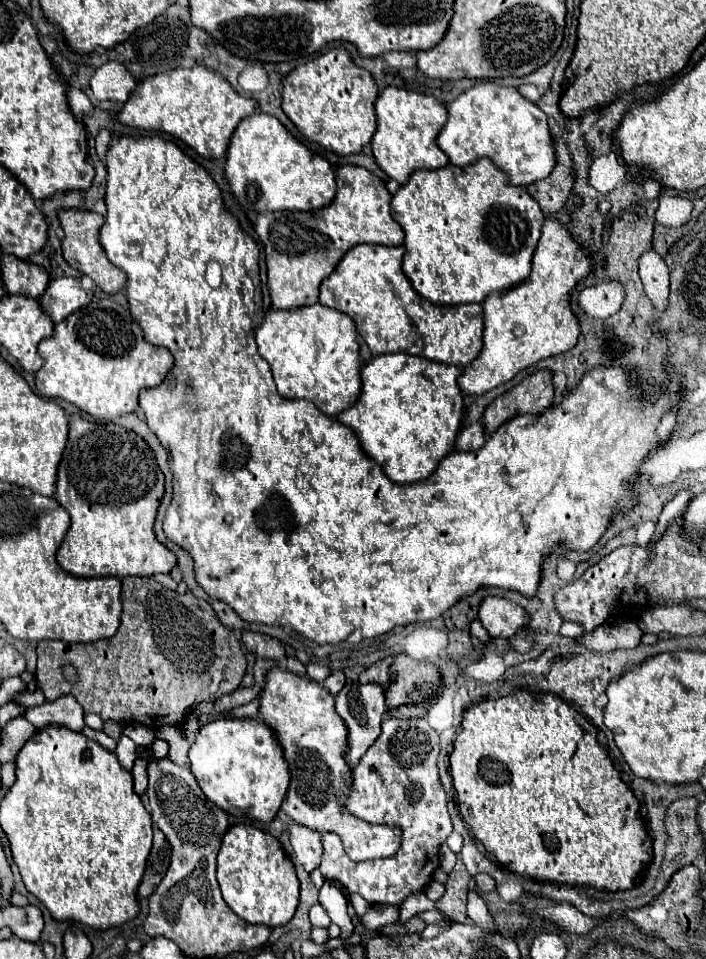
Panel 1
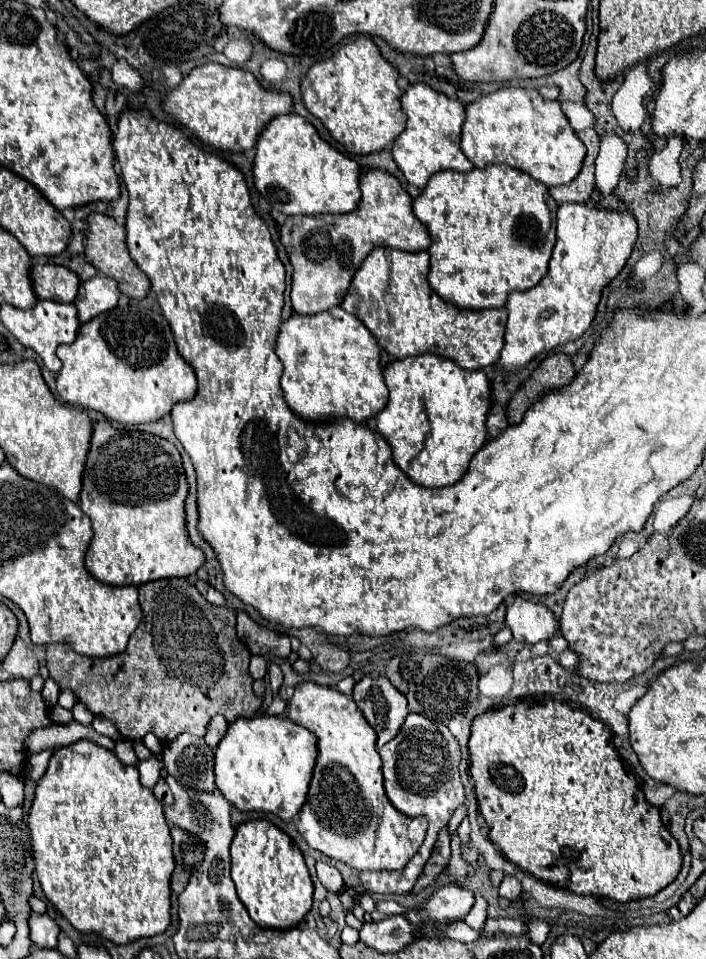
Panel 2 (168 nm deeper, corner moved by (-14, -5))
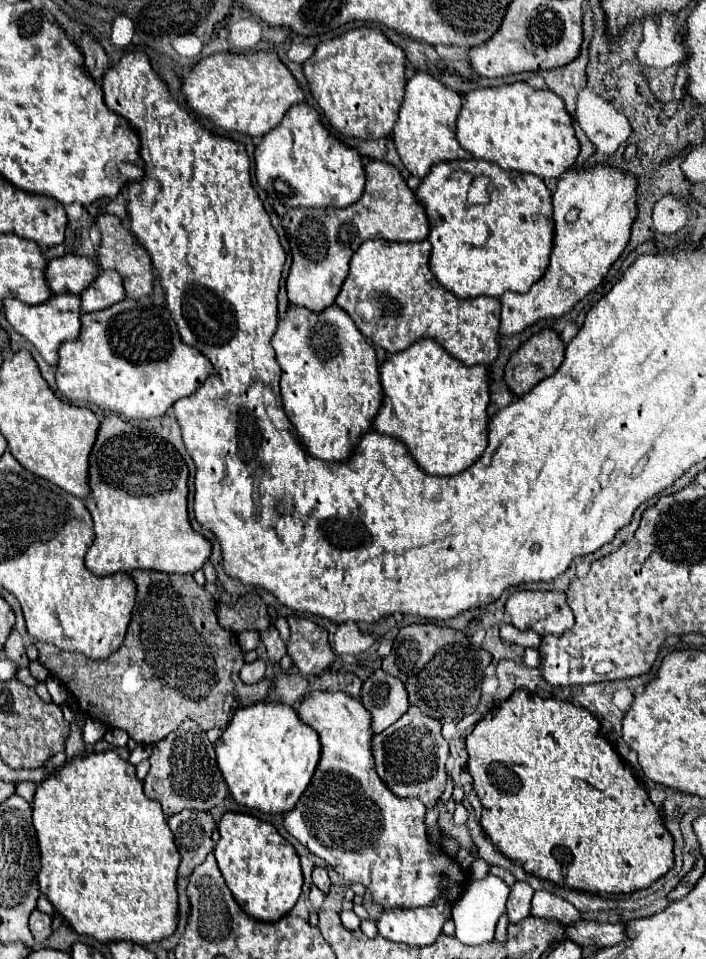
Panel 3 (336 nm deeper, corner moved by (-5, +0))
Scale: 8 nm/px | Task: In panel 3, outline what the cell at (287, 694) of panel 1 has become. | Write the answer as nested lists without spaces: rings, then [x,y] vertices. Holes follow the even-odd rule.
[[[311,690],[295,706],[295,710],[299,718],[319,734],[321,760],[297,806],[285,814],[285,830],[303,846],[307,846],[309,852],[323,858],[341,878],[347,882],[361,882],[383,908],[427,906],[443,888],[447,890],[449,900],[459,898],[465,884],[469,882],[469,872],[463,870],[459,862],[453,862],[447,854],[441,854],[437,848],[433,848],[423,824],[425,806],[417,798],[393,796],[377,776],[371,756],[371,716],[363,708],[361,700],[345,692]]]

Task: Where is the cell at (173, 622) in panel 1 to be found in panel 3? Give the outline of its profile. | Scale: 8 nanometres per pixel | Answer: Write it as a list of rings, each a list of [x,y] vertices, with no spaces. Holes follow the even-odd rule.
[[[135,570],[135,572],[131,572],[131,578],[137,584],[137,598],[135,598],[135,608],[133,608],[133,614],[131,614],[131,624],[127,628],[127,634],[125,634],[125,640],[123,640],[121,648],[113,656],[109,656],[109,660],[89,660],[89,658],[85,658],[85,656],[81,656],[77,652],[61,652],[59,648],[53,648],[53,644],[45,644],[45,642],[37,642],[35,644],[37,650],[39,650],[39,662],[41,662],[41,666],[45,666],[51,676],[59,678],[65,684],[65,688],[73,694],[73,698],[77,700],[77,704],[79,704],[79,708],[81,708],[83,714],[87,714],[91,718],[97,718],[105,726],[125,730],[139,744],[155,744],[159,740],[163,740],[167,734],[171,734],[173,730],[177,730],[179,724],[185,722],[185,720],[195,720],[203,730],[211,730],[215,726],[217,728],[225,728],[237,708],[243,708],[243,706],[261,702],[267,696],[267,690],[271,686],[271,680],[269,682],[259,682],[259,684],[245,684],[239,678],[239,670],[245,664],[243,662],[243,650],[239,646],[239,640],[237,640],[235,634],[223,630],[219,626],[217,614],[215,614],[215,606],[217,606],[215,598],[205,588],[197,586],[191,574],[161,574],[161,572],[153,572],[153,570]]]

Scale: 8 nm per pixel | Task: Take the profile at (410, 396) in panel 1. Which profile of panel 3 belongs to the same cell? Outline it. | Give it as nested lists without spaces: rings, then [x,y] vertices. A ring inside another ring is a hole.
[[[423,338],[407,350],[389,356],[381,364],[379,372],[385,398],[373,420],[373,430],[401,440],[415,464],[431,476],[453,476],[475,464],[487,448],[489,376],[485,366],[465,366],[437,346],[435,340]]]

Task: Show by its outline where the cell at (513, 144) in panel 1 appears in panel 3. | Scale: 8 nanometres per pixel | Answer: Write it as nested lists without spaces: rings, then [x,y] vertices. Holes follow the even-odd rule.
[[[515,82],[465,94],[465,106],[457,118],[457,140],[473,158],[493,162],[503,170],[529,172],[543,180],[553,180],[573,168],[579,154],[571,124],[573,120],[557,94],[547,88],[535,90],[527,82]]]

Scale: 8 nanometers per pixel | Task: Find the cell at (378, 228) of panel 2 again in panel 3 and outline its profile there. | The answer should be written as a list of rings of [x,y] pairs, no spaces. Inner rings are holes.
[[[371,160],[365,166],[365,192],[347,208],[297,208],[287,210],[281,224],[293,252],[293,264],[287,276],[287,296],[295,306],[321,310],[335,302],[341,284],[349,272],[353,252],[369,238],[383,238],[389,242],[419,242],[429,234],[429,224],[423,206],[409,190],[399,170],[391,164]],[[317,218],[325,232],[317,232]]]

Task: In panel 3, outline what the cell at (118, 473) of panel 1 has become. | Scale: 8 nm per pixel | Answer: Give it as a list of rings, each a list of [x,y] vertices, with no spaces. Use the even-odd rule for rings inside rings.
[[[115,414],[101,420],[93,452],[89,456],[89,488],[91,494],[85,506],[95,524],[95,540],[85,556],[85,566],[95,576],[109,576],[133,570],[157,570],[165,574],[193,574],[199,570],[211,552],[211,544],[195,534],[187,516],[187,476],[189,470],[181,454],[161,436],[141,430]]]

